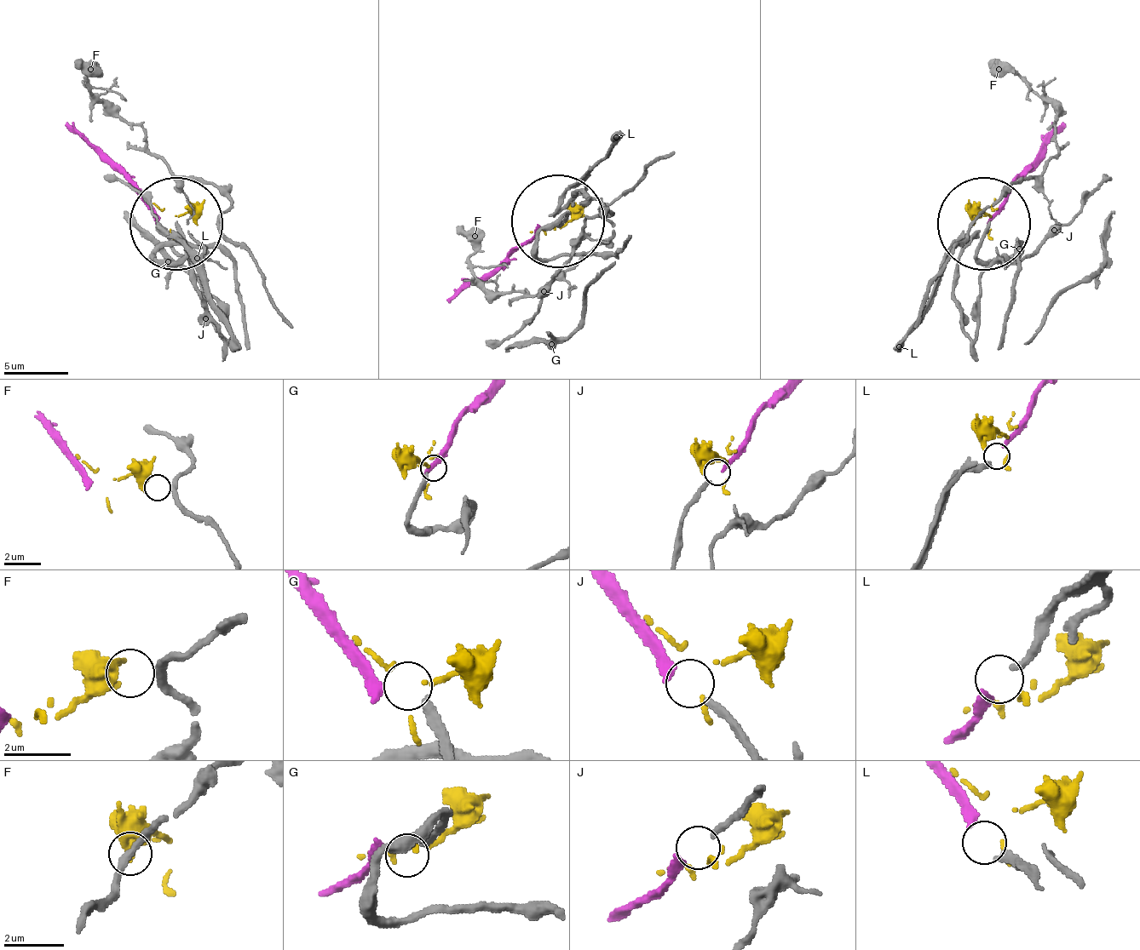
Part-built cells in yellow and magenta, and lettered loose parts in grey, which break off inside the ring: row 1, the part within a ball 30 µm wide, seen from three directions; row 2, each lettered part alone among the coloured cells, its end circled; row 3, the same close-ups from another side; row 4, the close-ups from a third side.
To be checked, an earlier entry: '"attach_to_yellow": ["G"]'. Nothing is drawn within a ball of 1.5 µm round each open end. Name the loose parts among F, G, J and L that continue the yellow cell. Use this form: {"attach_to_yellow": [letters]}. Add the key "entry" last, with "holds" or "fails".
{"attach_to_yellow": ["F"], "entry": "fails"}

